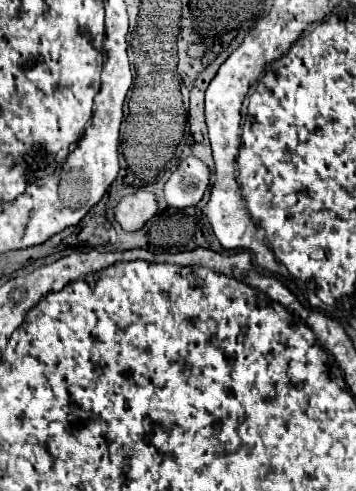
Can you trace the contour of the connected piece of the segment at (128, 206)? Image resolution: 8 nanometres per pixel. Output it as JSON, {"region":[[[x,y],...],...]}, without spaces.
{"region":[[[139,189],[131,195],[125,195],[115,205],[113,211],[115,211],[115,221],[125,231],[139,231],[159,211],[159,201],[155,193]]]}

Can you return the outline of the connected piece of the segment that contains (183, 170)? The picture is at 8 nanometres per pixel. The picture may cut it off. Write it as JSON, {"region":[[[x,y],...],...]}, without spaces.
{"region":[[[187,157],[179,163],[179,167],[173,171],[169,181],[165,183],[165,199],[171,207],[185,209],[185,207],[195,207],[205,189],[209,187],[209,167],[197,159],[197,157]]]}

